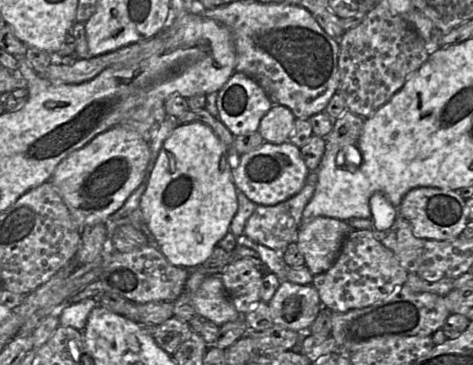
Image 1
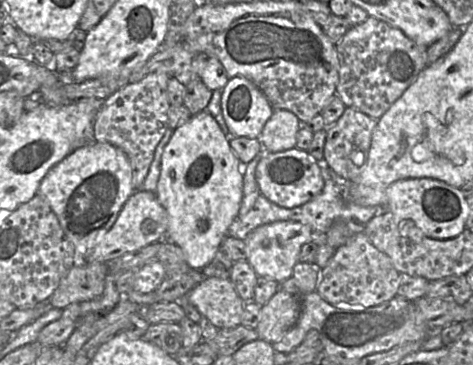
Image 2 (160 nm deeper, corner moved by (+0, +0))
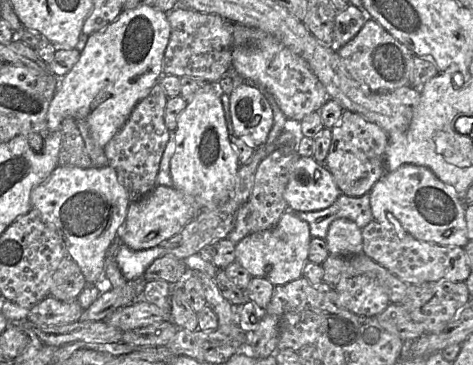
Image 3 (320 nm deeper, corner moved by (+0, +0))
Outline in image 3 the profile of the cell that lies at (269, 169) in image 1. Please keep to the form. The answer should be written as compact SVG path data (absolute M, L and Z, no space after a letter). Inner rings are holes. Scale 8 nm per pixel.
M299 157L292 165L284 198L291 211L319 211L341 195L331 172L313 157Z

